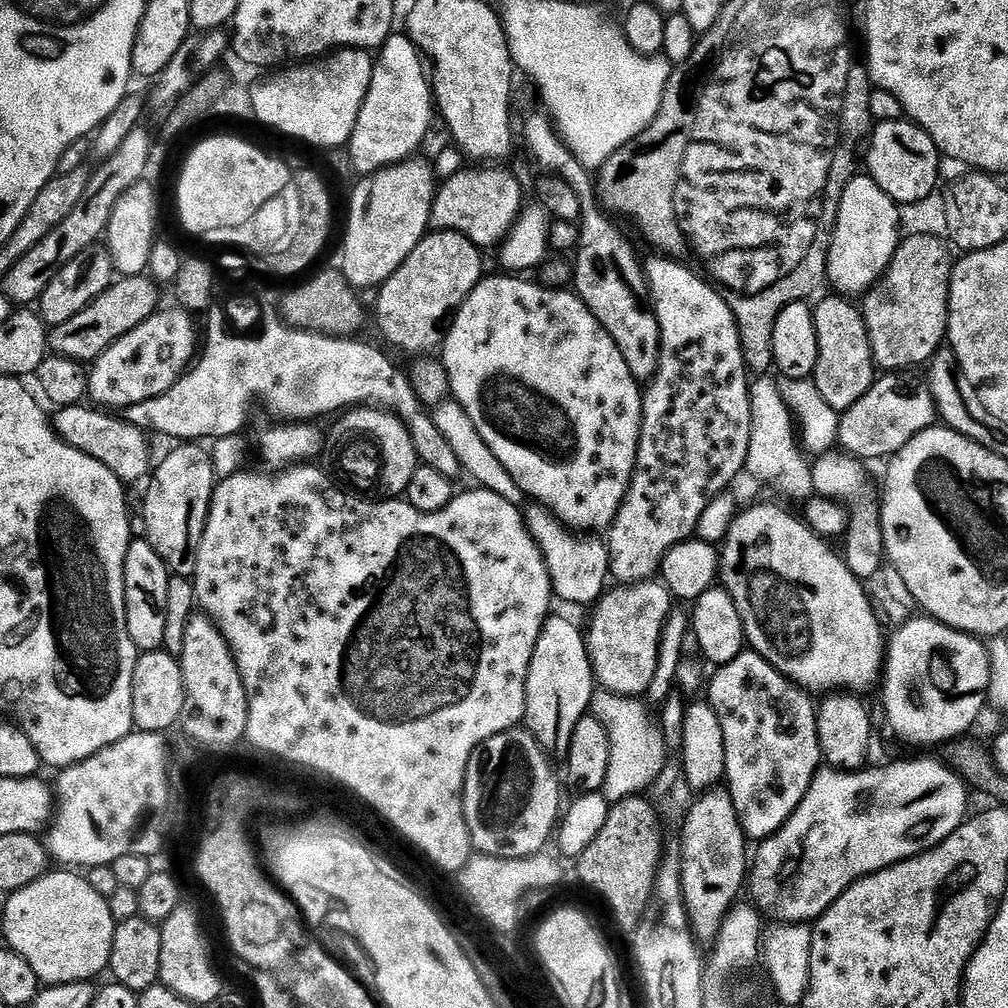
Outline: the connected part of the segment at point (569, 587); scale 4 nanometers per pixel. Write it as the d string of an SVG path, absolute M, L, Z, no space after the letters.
M531 505L531 509L525 511L525 524L528 527L528 532L537 540L540 551L547 563L548 576L551 578L553 595L560 601L568 602L570 604L588 604L593 605L599 600L605 590L610 578L611 568L609 566L609 554L607 545L603 541L596 541L596 538L579 538L574 535L569 529L565 528L563 524L547 509L540 505Z

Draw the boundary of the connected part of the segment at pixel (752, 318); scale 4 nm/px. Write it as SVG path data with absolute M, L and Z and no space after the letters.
M867 67L855 70L852 73L852 80L849 81L848 112L845 112L843 139L848 151L844 153L842 158L836 159L831 188L834 202L829 202L827 206L823 231L820 232L819 240L817 240L815 247L812 248L811 255L807 256L808 260L805 260L805 267L800 268L800 271L796 272L792 279L778 284L776 288L772 289L770 294L757 295L755 298L746 299L745 301L732 301L729 305L730 310L736 316L736 325L740 327L740 345L744 348L744 365L748 367L749 373L753 377L766 376L773 371L774 346L772 345L772 339L774 338L774 322L778 318L778 314L782 314L782 310L786 306L798 304L815 297L817 295L817 293L815 294L816 287L820 283L822 285L825 283L828 275L828 247L832 241L832 231L836 228L836 215L840 209L839 200L842 198L848 183L852 181L853 176L857 175L858 172L858 168L856 168L856 147L860 143L860 147L865 143L866 137L874 124L870 114L870 94L873 87Z

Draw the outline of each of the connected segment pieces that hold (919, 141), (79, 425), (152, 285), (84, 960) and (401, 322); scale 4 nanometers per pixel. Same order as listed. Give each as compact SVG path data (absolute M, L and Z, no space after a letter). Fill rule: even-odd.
M905 118L894 122L879 122L871 129L867 141L867 175L897 205L920 204L936 188L936 179L940 176L942 157L936 143L918 124Z
M83 403L71 404L68 407L57 407L51 417L53 428L60 439L65 440L74 450L82 450L90 458L102 462L110 474L114 474L126 486L136 484L140 479L147 477L148 468L148 440L144 429L126 422L119 415L108 410L101 410L96 406L87 406Z
M151 275L117 279L98 298L94 298L74 318L53 327L48 333L48 347L55 355L79 362L94 362L118 338L130 334L161 307L157 281ZM88 360L88 361L86 361Z
M56 870L49 871L48 875L43 876L38 882L34 882L22 890L11 893L11 895L5 899L8 901L4 904L4 936L8 939L5 940L7 947L18 954L22 954L22 958L26 958L26 962L30 962L34 974L38 974L40 983L44 986L69 984L70 982L82 982L83 980L95 981L97 979L96 975L98 975L100 971L103 973L108 967L108 959L110 958L110 950L112 949L112 939L114 938L114 930L117 926L117 921L113 919L111 914L109 901L102 894L98 894L98 890L94 890L94 886L90 886L83 875L77 874L72 870L60 871L64 872L56 872Z
M429 231L400 269L380 285L381 297L374 312L381 334L404 352L435 353L432 351L443 345L446 321L482 279L485 269L480 256L481 249L462 234Z

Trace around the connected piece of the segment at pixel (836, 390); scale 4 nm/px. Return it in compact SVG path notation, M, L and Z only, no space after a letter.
M840 294L831 295L825 300L817 299L812 313L818 334L818 362L814 381L826 402L834 411L843 414L868 393L873 380L877 379L878 369L876 361L872 359L863 311L857 305L855 308L851 299Z

